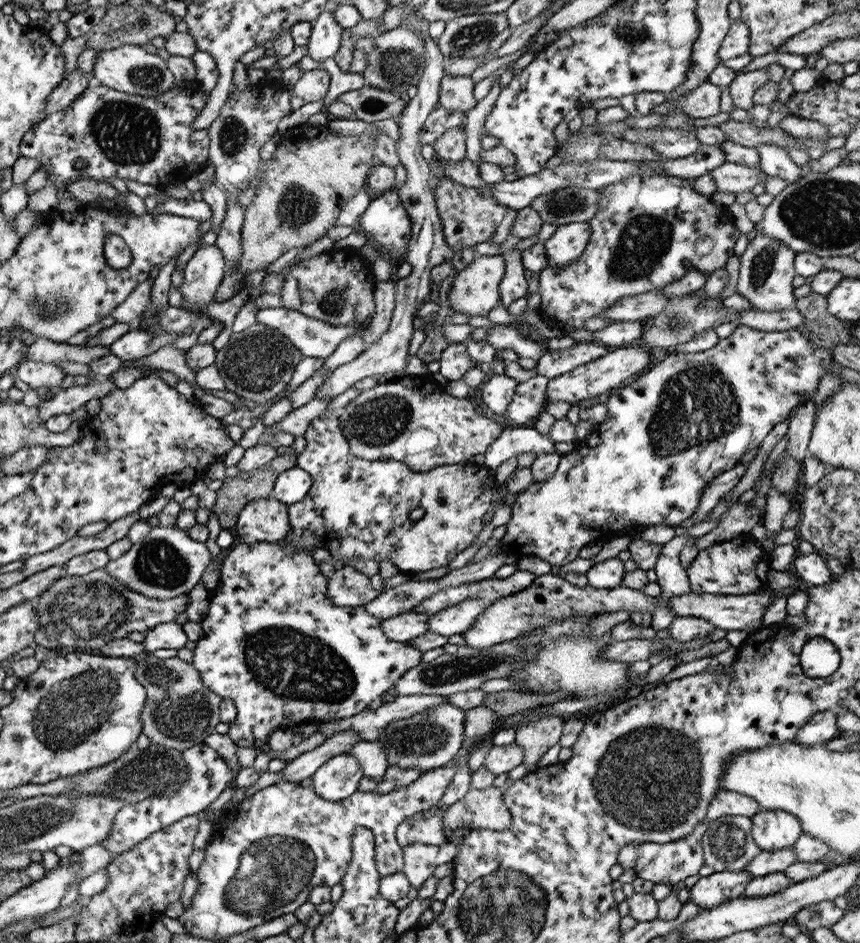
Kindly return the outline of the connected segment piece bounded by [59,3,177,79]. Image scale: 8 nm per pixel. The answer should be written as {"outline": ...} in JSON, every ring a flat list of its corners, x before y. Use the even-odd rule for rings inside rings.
{"outline":[[145,3,138,6,113,5,115,7,108,10,107,14,101,18,100,22,94,26,91,32,74,39,60,39,61,46,59,53,64,59,64,69,62,78,65,79,76,66,77,57,84,51,99,50,110,51,122,46,123,44,133,44,136,46,143,45,151,41,154,37,167,37,176,29,175,20,171,18,171,14,164,12,163,9,149,7]]}

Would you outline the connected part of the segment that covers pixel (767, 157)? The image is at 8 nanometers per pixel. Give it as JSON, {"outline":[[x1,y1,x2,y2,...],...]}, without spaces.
{"outline":[[758,144,754,147,759,157,759,167,766,176,777,176,788,184,800,179,801,168,791,162,788,154,781,147,770,144]]}

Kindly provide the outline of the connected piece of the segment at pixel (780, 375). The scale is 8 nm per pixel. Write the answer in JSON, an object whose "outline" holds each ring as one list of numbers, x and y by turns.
{"outline":[[739,325,726,338,719,339,717,344,709,350,694,353,677,350,675,353,668,354,662,361,651,365,645,372,637,375,630,383,624,383,623,386,610,393,605,402,607,418,594,425,593,431,571,452,560,455,558,467,549,479,531,482,527,488,516,494,515,502,510,506,511,516,504,525,505,534,499,540,499,545,513,550,516,558,537,557,558,569,575,560,579,549,594,541,604,543,610,538,624,536,630,530,641,530,643,527,657,526,657,524,667,527,678,526,685,518,694,515,699,506,699,498,703,494,703,487,712,481,712,478,739,464,741,456,753,448,758,448,763,437,777,422,787,420,795,407,816,396,819,379,824,375,826,365,830,364,831,360,832,355,829,352,812,345,796,329,771,332,753,330,743,325]]}

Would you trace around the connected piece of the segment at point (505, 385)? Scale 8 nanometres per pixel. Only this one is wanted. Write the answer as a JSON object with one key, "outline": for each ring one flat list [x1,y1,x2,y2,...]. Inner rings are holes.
{"outline":[[489,374,481,388,483,404,499,416,505,416,507,405,513,396,517,382,504,374]]}

